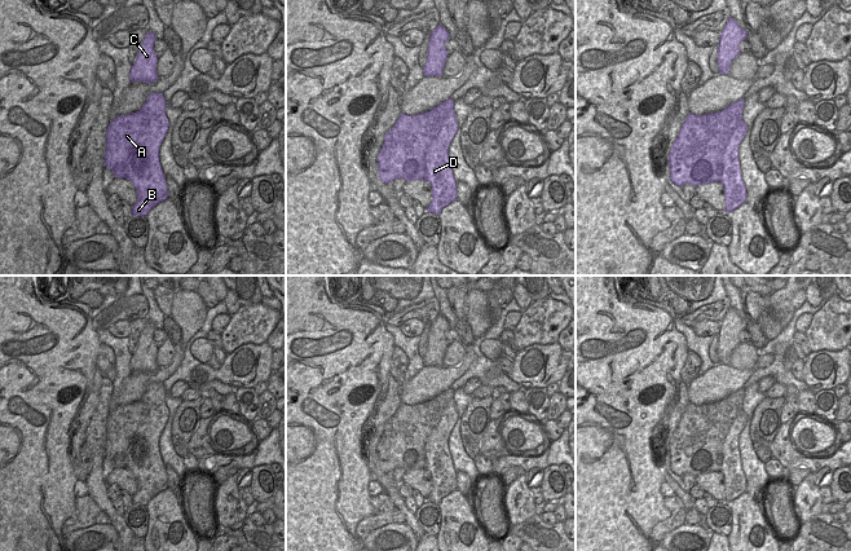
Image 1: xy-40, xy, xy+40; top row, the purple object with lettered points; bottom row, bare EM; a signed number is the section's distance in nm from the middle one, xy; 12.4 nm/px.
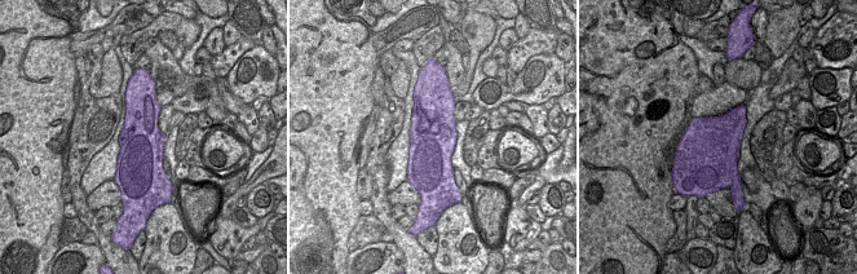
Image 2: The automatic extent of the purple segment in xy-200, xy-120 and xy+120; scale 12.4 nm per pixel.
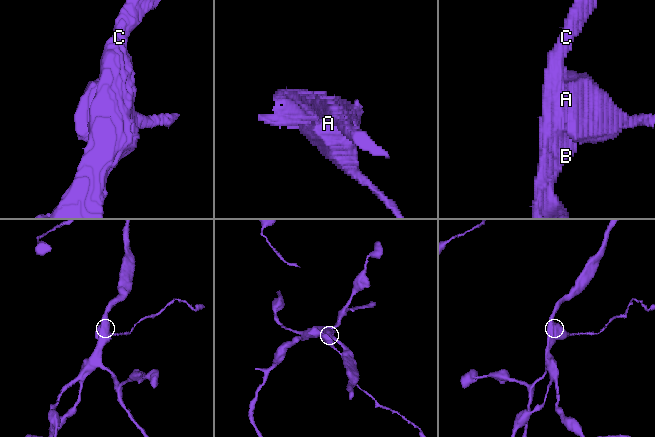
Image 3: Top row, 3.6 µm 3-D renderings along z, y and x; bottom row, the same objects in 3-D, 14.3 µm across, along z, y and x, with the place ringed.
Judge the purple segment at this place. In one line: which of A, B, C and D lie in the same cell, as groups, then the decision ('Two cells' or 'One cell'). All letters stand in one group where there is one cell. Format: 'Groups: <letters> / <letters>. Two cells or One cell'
Groups: A / B C D. Two cells

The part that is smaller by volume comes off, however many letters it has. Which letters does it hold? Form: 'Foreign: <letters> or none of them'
Foreign: A

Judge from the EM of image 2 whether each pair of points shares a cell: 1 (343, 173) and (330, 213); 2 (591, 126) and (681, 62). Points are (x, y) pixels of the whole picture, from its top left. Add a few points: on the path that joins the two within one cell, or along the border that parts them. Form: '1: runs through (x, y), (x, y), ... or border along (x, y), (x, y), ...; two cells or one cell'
1: runs through (332, 184), (330, 186), (330, 203); one cell
2: runs through (613, 104), (643, 74), (659, 71); one cell

